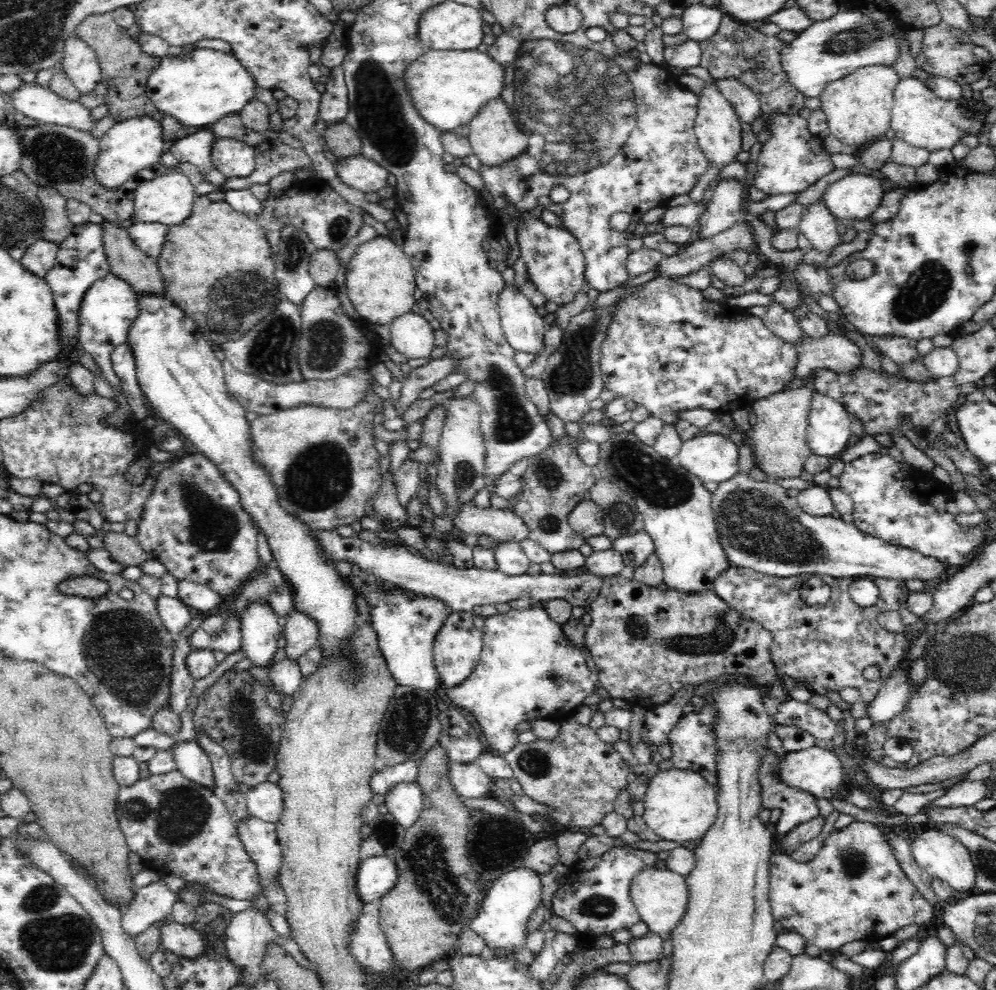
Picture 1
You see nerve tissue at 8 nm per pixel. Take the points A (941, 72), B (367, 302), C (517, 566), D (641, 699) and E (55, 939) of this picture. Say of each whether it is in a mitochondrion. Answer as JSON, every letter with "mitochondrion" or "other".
{"A":"other","B":"other","C":"other","D":"other","E":"mitochondrion"}

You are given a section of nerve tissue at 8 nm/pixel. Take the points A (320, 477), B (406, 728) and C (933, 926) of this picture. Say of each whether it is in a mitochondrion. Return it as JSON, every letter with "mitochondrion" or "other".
{"A":"mitochondrion","B":"mitochondrion","C":"other"}

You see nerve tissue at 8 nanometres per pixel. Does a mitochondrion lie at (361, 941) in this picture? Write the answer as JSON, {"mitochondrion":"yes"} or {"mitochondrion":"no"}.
{"mitochondrion":"yes"}

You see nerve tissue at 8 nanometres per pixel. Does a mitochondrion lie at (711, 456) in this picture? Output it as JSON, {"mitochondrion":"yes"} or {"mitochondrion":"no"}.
{"mitochondrion":"no"}

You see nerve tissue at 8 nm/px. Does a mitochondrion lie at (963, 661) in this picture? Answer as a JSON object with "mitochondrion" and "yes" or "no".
{"mitochondrion":"yes"}

